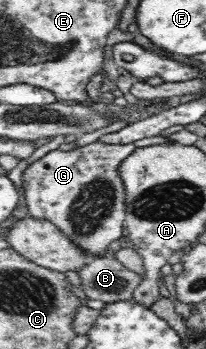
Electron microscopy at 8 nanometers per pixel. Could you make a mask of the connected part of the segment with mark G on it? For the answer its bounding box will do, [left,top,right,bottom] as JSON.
[22,142,134,258]

